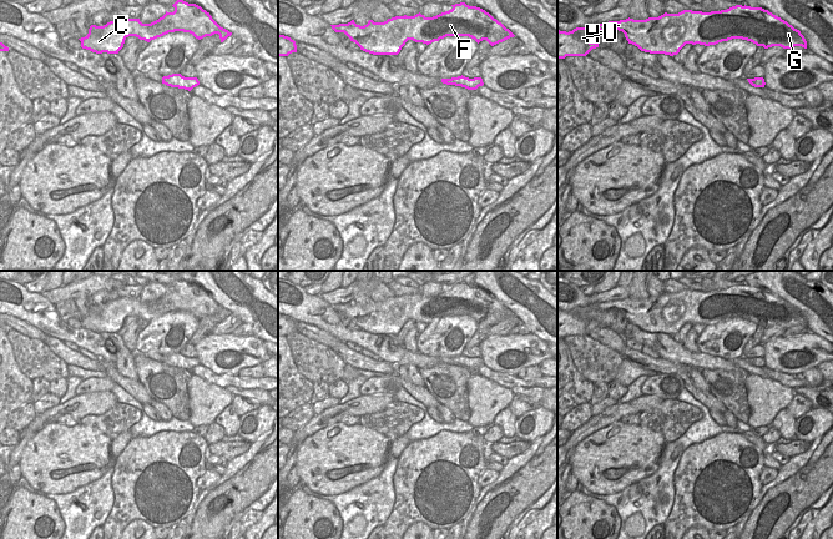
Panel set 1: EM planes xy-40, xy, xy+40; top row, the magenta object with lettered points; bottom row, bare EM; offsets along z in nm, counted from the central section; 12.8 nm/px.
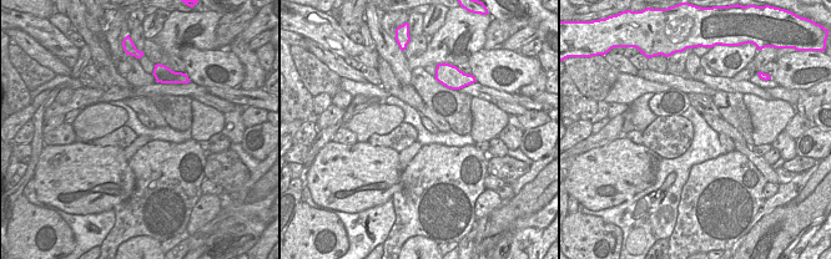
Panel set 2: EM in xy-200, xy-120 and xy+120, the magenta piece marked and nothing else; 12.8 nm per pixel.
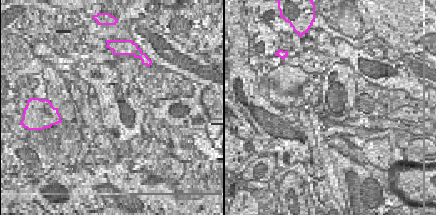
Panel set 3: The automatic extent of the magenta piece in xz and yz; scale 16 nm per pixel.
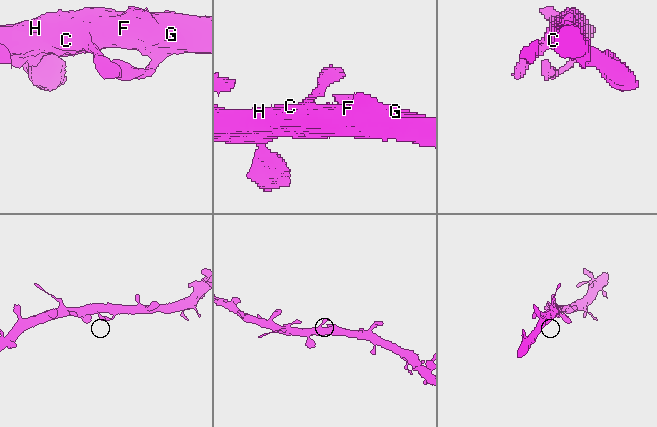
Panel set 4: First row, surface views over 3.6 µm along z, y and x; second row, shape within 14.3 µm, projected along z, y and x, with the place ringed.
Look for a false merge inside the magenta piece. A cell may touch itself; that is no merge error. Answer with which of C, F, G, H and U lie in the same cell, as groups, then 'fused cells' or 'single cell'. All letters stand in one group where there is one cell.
C F G H U; single cell

